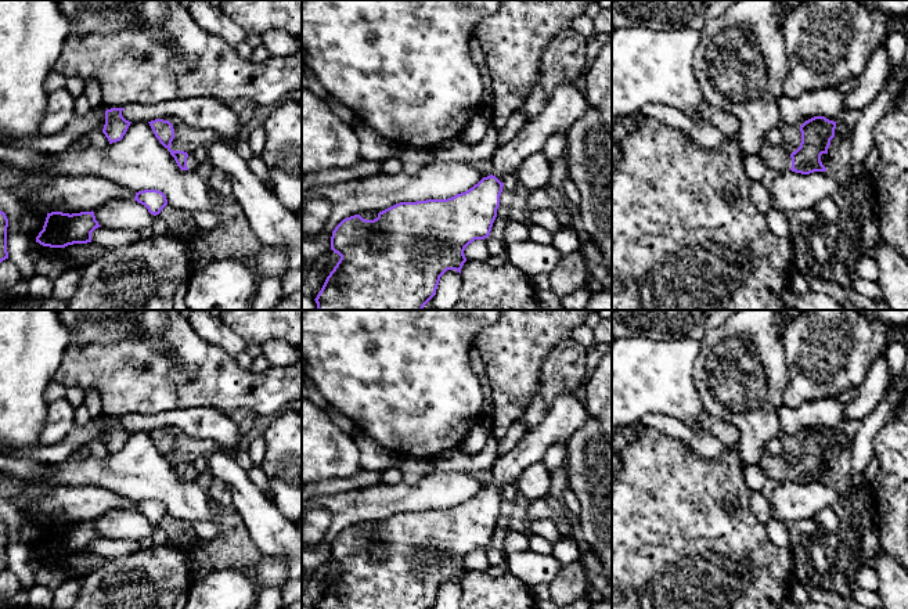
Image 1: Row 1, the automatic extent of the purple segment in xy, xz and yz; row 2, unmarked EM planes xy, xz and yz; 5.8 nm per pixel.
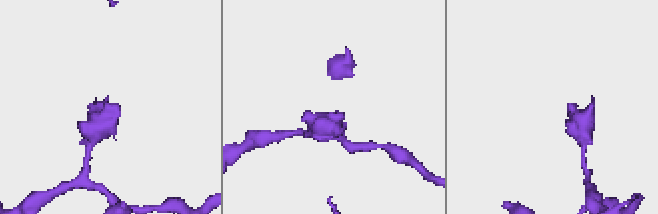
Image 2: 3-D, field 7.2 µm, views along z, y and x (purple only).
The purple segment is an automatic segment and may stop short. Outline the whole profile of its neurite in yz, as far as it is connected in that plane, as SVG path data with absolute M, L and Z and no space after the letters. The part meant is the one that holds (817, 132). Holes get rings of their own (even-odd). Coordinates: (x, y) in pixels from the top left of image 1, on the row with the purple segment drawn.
M814 116L800 126L801 143L794 152L788 154L782 147L761 144L760 158L775 172L786 169L801 174L826 172L821 155L828 154L835 129L836 122L825 116Z

